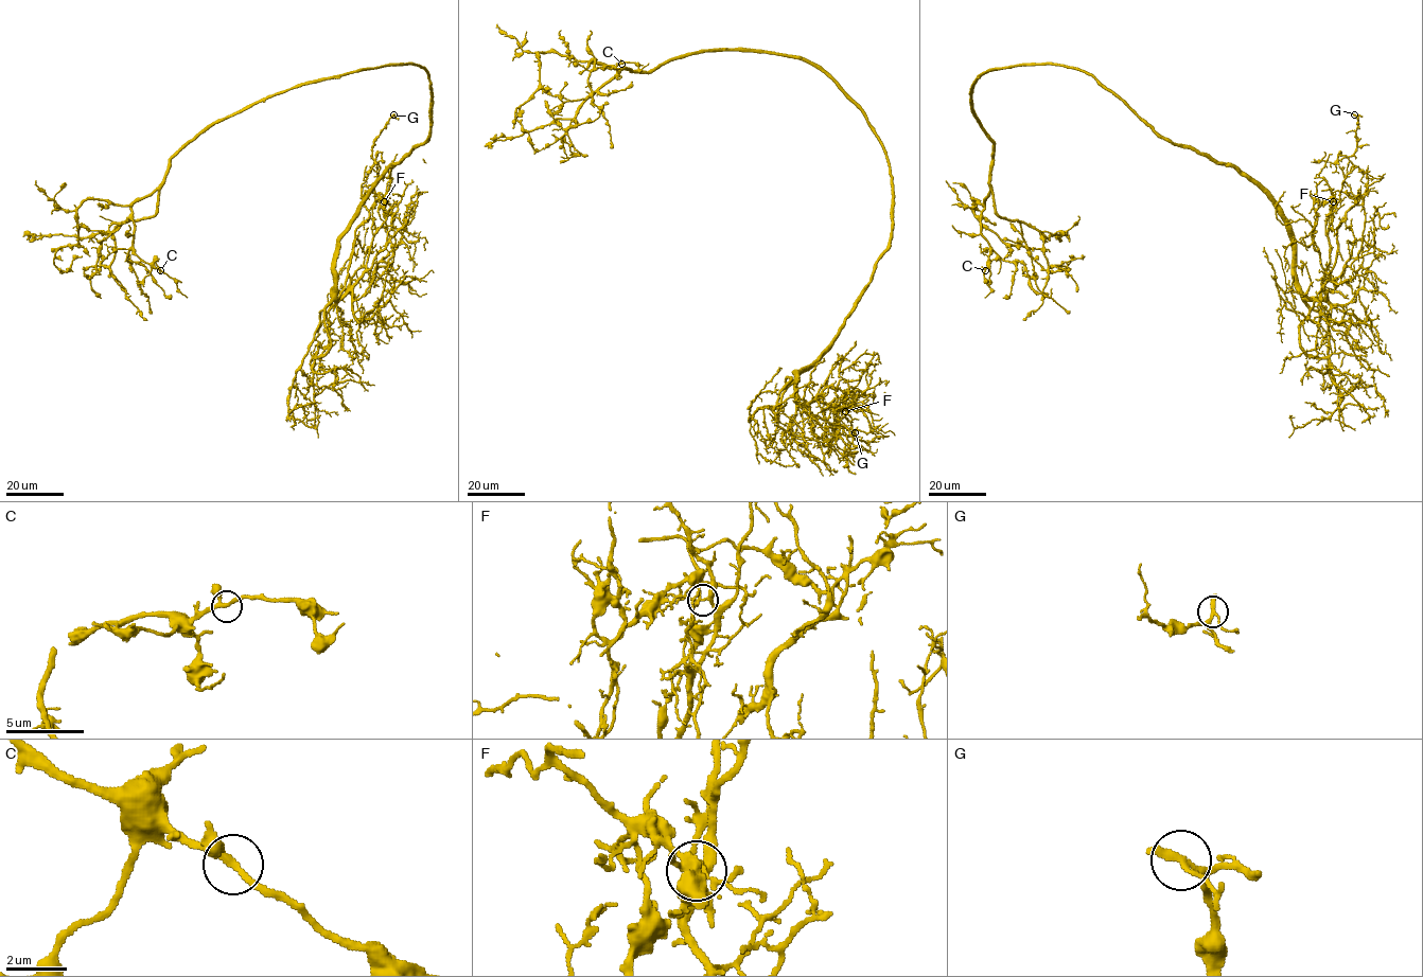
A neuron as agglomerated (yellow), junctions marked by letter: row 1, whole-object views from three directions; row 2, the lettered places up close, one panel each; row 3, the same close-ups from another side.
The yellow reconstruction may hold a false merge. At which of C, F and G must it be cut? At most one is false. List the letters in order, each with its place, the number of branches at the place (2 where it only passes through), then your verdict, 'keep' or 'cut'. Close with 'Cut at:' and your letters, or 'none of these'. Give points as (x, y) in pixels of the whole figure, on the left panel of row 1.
C: at (160, 270); 3 branches meet; keep
F: at (384, 201); 3 branches meet; cut
G: at (393, 114); 3 branches meet; keep
Cut at: F

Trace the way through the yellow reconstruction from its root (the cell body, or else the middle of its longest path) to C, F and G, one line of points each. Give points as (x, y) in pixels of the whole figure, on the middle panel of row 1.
C: (891, 173), (867, 118), (804, 60), (734, 50), (690, 53), (648, 71), (593, 60), (595, 68), (621, 64)
F: (891, 173), (889, 246), (839, 335), (810, 365), (795, 372), (800, 404), (819, 401), (845, 411)
G: (891, 173), (889, 246), (795, 372), (830, 424), (822, 443), (837, 415), (833, 434), (855, 432)

